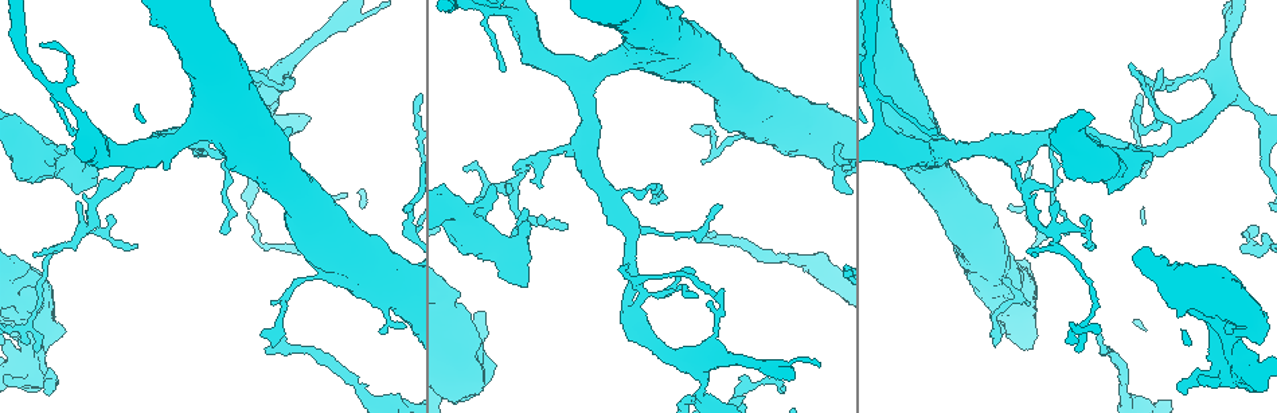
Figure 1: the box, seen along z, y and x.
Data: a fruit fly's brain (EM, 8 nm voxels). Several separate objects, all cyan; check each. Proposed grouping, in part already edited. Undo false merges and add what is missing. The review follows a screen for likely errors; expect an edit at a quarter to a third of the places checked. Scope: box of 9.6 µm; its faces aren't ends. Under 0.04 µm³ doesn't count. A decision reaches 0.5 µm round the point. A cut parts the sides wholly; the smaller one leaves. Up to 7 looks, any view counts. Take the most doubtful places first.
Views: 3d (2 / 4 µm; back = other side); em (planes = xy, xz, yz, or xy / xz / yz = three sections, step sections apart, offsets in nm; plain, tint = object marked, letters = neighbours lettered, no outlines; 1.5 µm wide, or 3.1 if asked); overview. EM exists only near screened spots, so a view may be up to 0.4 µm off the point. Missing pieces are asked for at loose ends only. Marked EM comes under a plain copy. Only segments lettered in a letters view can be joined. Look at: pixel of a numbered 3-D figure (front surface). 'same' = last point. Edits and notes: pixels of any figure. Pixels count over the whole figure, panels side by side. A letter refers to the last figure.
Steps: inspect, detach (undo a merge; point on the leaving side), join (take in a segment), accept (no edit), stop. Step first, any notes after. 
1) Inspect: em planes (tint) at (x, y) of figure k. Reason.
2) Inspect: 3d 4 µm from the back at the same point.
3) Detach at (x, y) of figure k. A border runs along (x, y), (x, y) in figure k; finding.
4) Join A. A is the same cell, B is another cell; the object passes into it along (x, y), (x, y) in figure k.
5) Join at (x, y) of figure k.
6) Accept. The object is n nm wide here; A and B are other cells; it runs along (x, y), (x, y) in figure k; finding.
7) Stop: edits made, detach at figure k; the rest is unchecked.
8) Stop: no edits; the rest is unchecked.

Inspect: 3d 2 µm at (1107, 354) of figure 1. Branch stops here.

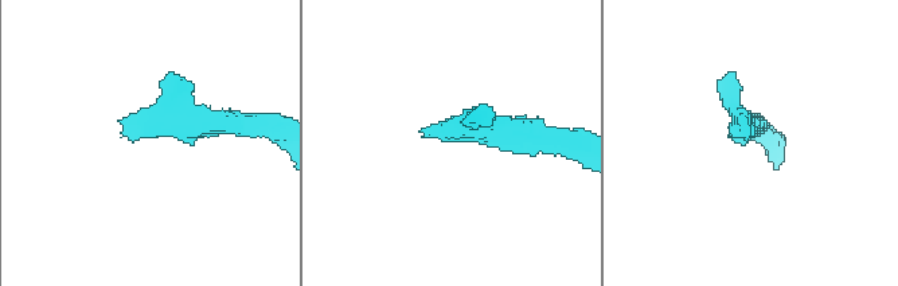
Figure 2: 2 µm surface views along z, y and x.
Inspect: em planes (tint) at (749, 134) of figure 2.

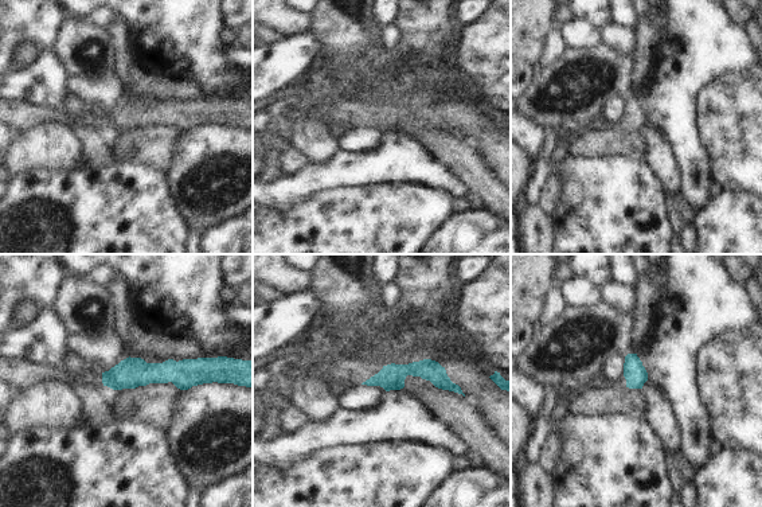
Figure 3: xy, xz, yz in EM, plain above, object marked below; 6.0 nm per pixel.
Inspect: em planes (letters) at the same point.

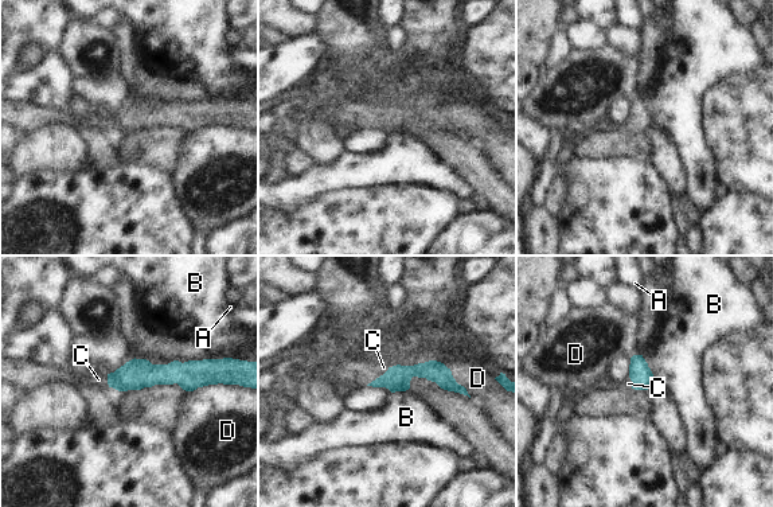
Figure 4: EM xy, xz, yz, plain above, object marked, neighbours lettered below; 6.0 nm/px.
Join C. The object is 140 nm wide here; C is the same cell, A, B and D are other cells; the object passes into it along (136, 374), (108, 381), (98, 379) in figure 4; the neuron continues.

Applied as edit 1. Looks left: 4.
Inspect: overview. Redraw.

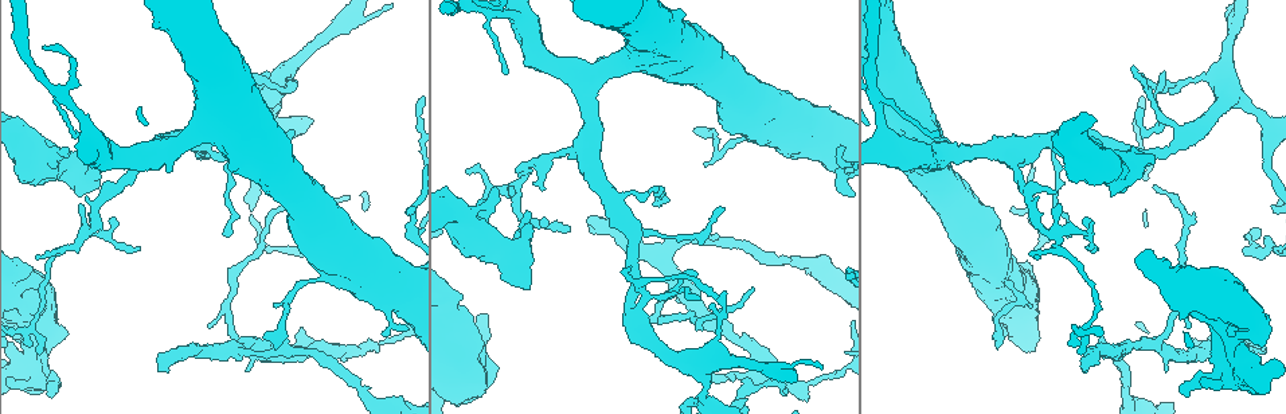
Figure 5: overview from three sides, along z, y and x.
Inspect: em planes (letters) at (1258, 232) of figure 5. An open end.

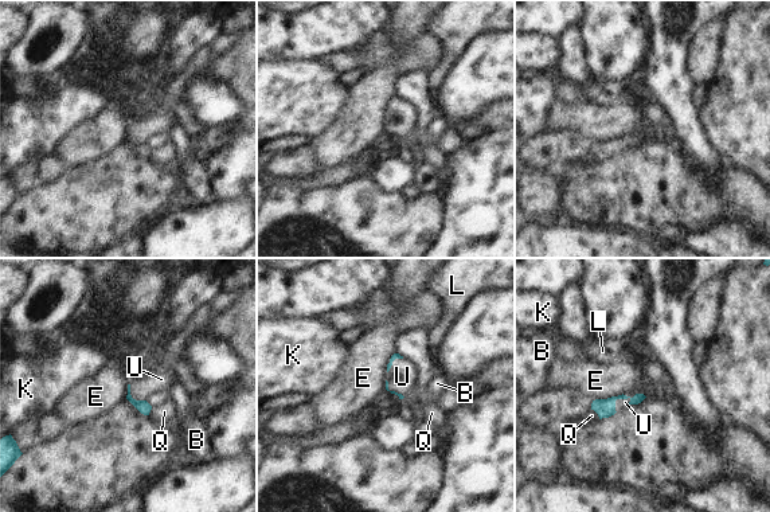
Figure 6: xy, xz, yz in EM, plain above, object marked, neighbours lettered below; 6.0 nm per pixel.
Join U. U is the same cell, B, E, K, L and Q are other cells; the object passes into it along (604, 407), (618, 398), (620, 403) in figure 6; the neuron continues.

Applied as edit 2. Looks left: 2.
Stop: edits made, join at figure 4, join at figure 6; the rest is unchecked.

